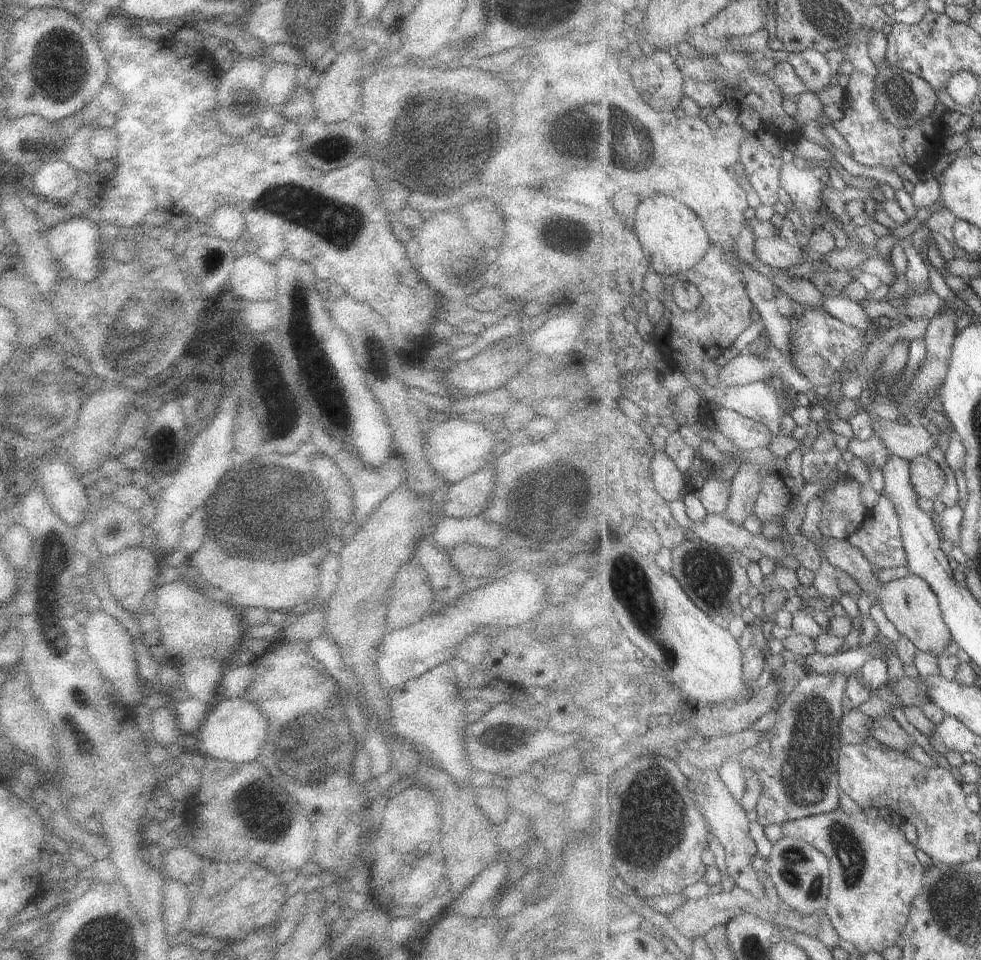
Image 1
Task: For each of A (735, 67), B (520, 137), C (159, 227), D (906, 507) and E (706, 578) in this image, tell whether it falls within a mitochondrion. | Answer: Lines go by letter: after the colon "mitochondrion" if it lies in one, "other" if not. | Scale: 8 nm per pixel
A: mitochondrion
B: other
C: other
D: other
E: mitochondrion

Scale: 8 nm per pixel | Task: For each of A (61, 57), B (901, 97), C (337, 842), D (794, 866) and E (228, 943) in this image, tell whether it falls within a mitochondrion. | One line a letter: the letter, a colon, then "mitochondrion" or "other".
A: mitochondrion
B: mitochondrion
C: other
D: mitochondrion
E: other

